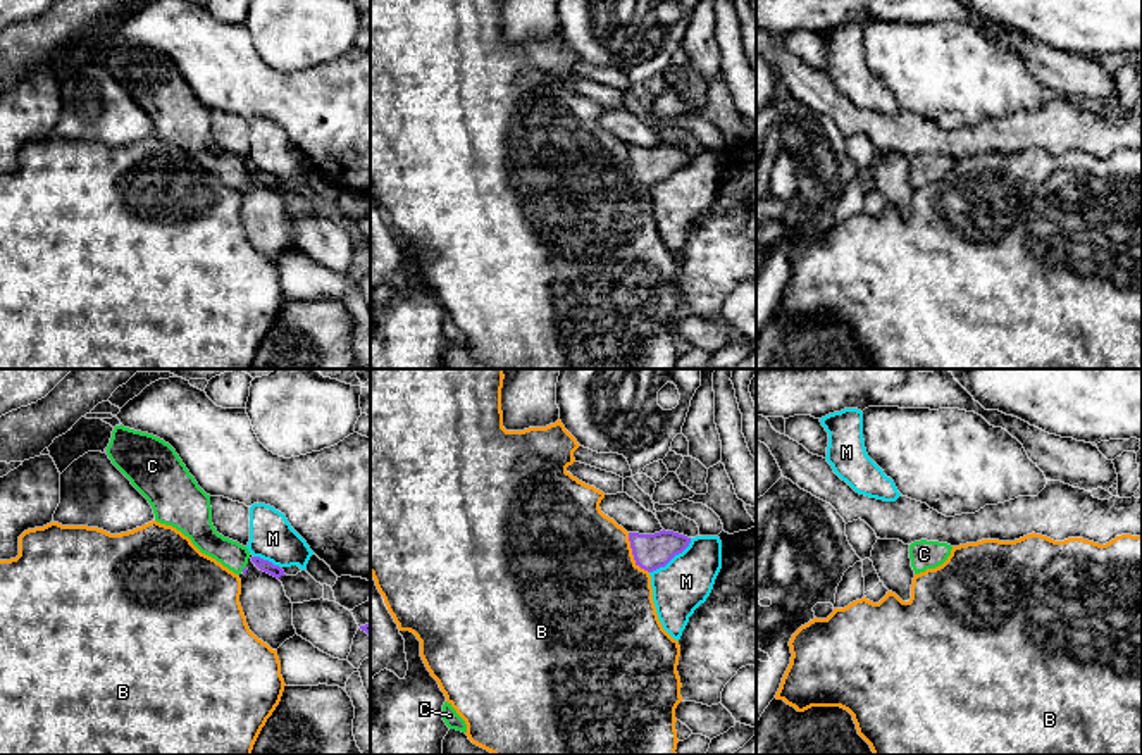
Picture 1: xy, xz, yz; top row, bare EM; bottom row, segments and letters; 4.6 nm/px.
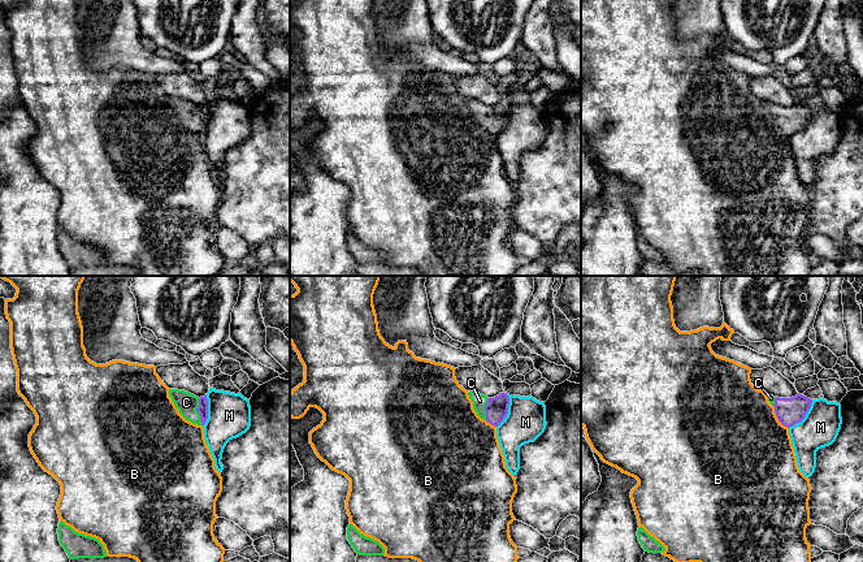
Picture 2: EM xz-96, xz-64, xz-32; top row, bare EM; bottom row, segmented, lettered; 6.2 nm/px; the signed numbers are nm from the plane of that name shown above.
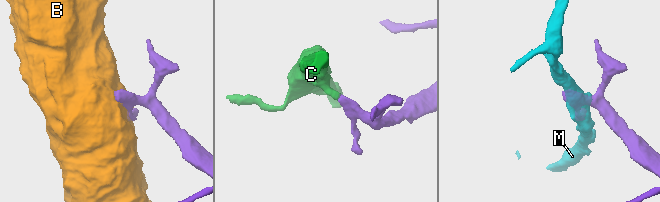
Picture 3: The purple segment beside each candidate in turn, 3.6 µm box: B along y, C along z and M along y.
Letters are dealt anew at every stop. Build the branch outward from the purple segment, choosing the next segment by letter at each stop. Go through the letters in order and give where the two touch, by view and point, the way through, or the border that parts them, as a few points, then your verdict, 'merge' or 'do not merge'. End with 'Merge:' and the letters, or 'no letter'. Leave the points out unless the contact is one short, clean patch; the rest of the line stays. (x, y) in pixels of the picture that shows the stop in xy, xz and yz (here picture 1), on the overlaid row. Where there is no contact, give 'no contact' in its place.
B: meets purple in xz at (633, 554); do not merge
C: meets purple in xy at (243, 569); runs through xy (245, 569), (243, 569), (233, 555); merge
M: meets purple in xz at (672, 557); do not merge
Merge: C

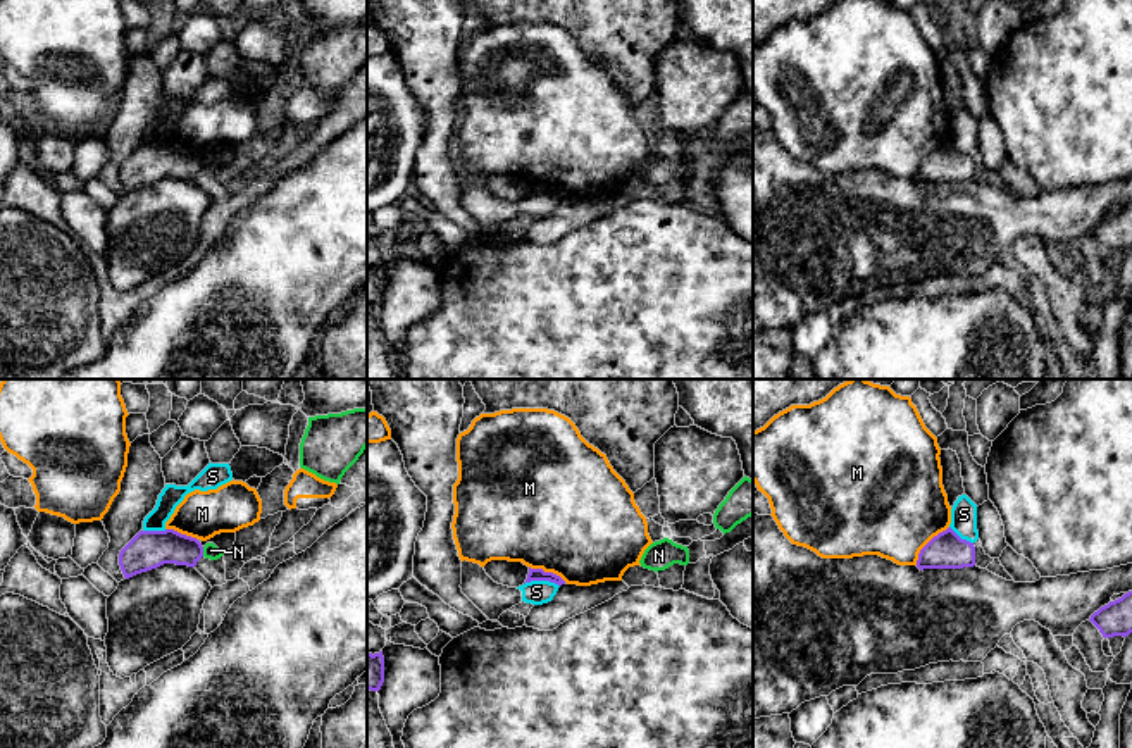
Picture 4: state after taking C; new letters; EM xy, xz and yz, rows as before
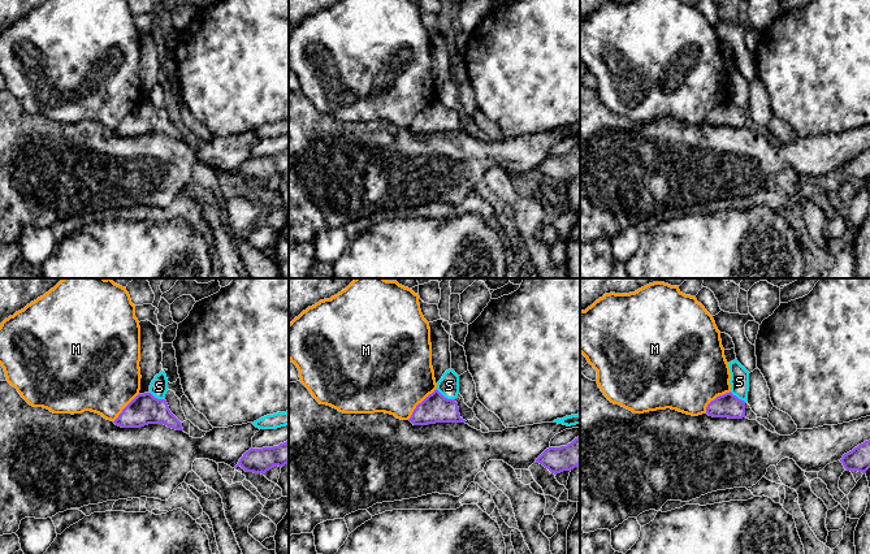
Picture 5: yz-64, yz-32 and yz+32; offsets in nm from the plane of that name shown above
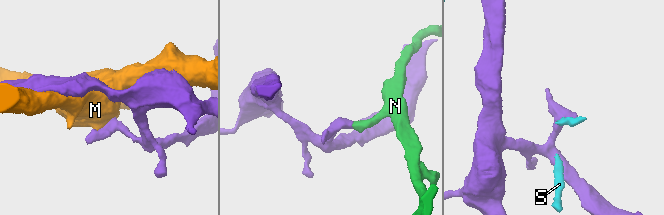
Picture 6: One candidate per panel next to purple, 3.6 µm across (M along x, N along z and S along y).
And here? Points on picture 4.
M: meets purple in yz at (927, 543); do not merge
N: meets purple in xy at (202, 552); border along xy (202, 547), (204, 555); do not merge
S: meets purple in xz at (541, 579); do not merge
Merge: no letter

